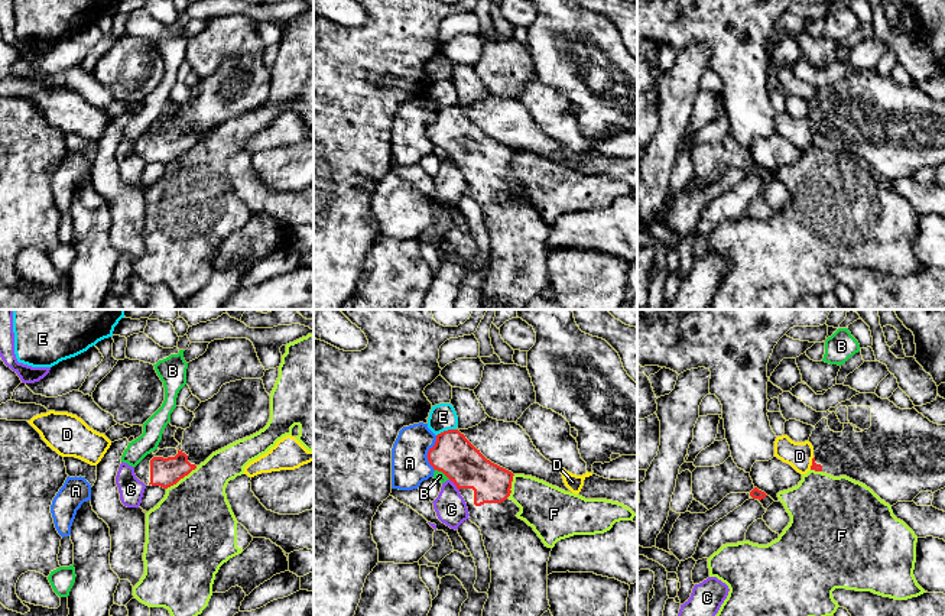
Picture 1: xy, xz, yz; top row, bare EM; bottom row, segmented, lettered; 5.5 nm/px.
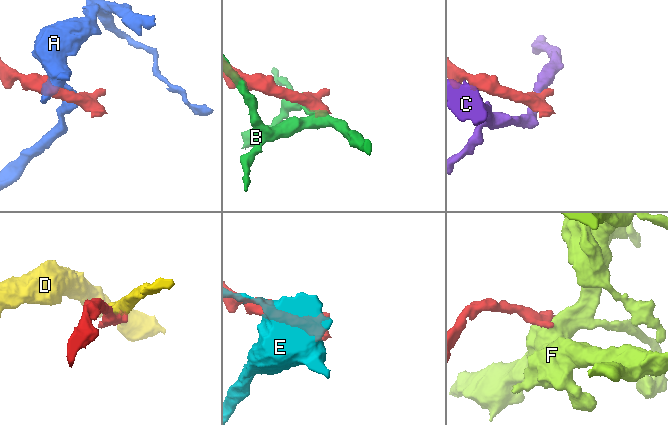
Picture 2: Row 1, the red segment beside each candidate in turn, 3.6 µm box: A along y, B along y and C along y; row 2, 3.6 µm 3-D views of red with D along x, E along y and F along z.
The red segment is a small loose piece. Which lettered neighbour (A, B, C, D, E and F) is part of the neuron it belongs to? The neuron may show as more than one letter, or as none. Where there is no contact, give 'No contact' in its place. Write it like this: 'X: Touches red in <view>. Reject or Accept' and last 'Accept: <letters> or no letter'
A: Touches red in xz. Reject
B: Touches red in xz. Reject
C: Touches red in xz. Reject
D: Touches red in yz. Reject
E: Touches red in xz. Reject
F: Touches red in xy. Reject
Accept: no letter

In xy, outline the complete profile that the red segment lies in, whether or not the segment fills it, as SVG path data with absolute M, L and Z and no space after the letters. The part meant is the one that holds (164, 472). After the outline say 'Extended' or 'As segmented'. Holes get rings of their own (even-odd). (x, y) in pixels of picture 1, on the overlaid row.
M241 379L221 386L211 399L201 402L194 411L191 427L184 431L182 450L163 448L156 454L147 454L136 467L136 477L146 486L168 489L188 476L212 453L250 437L263 429L270 419L270 395L262 379Z. Extended

